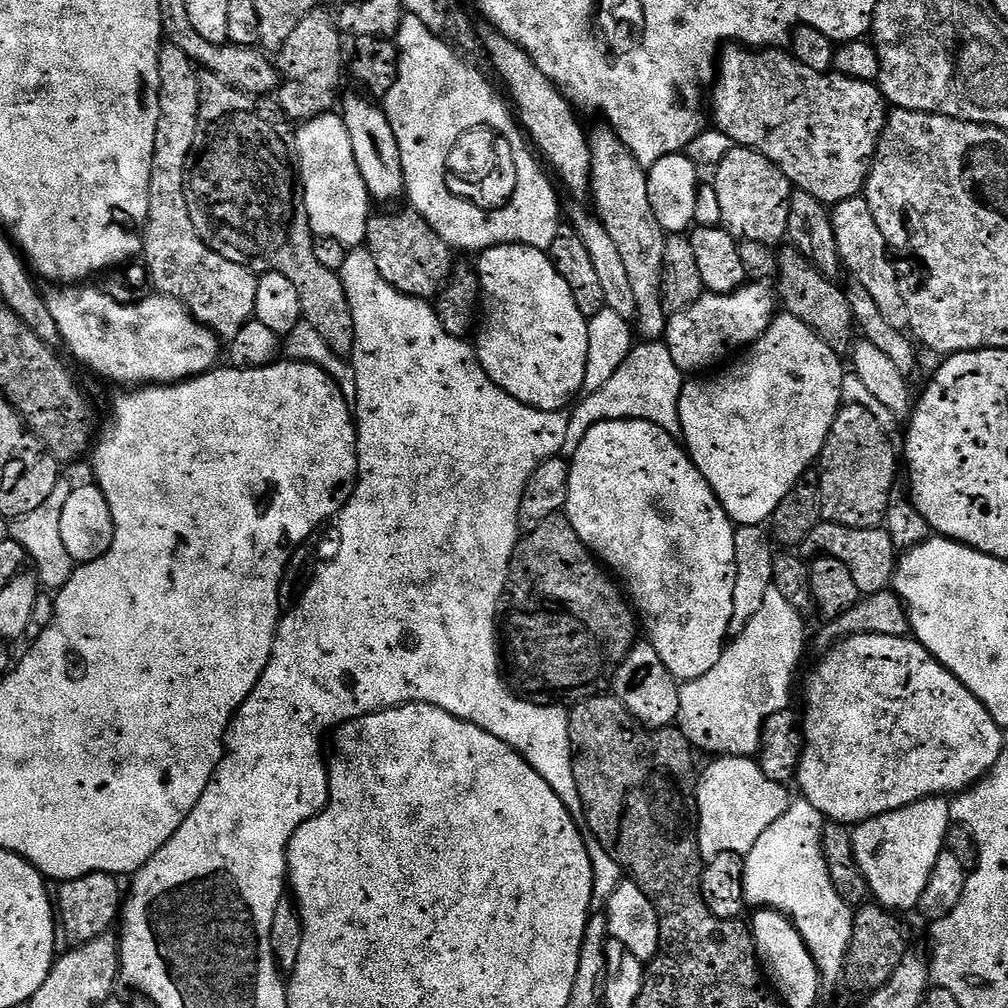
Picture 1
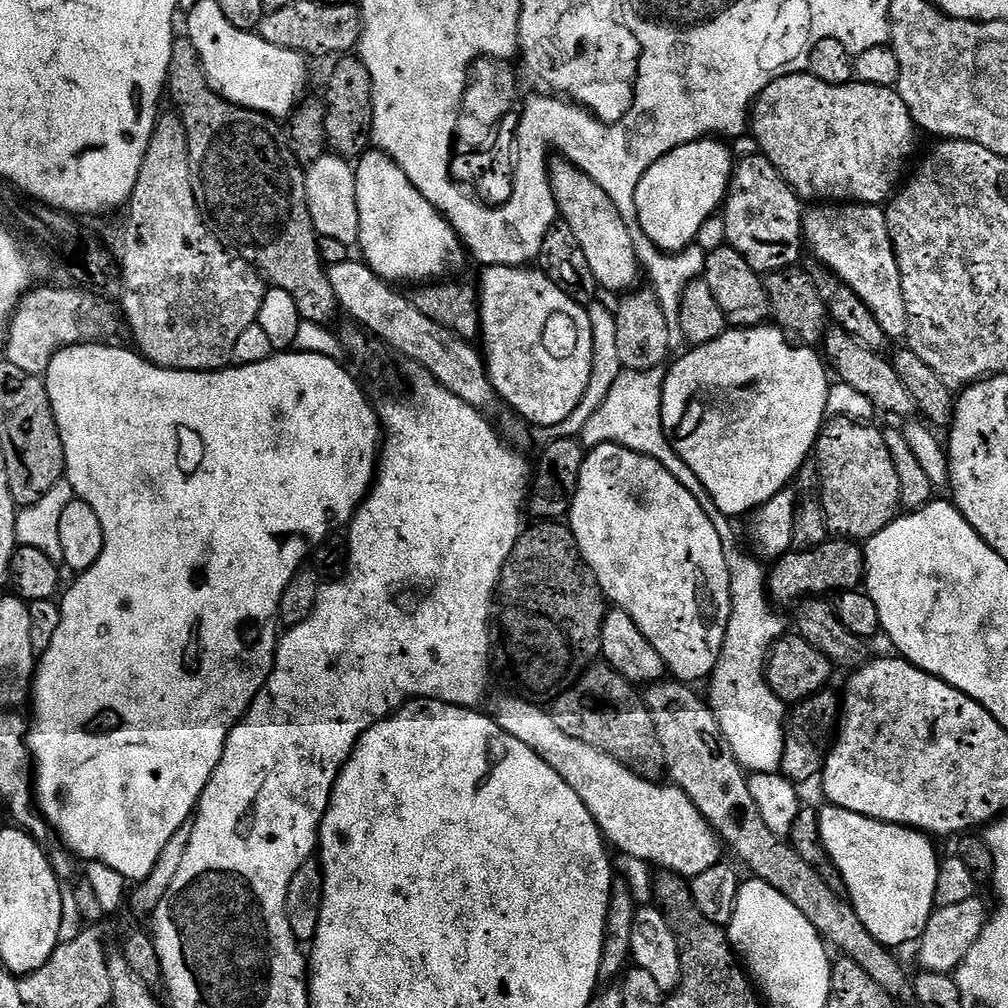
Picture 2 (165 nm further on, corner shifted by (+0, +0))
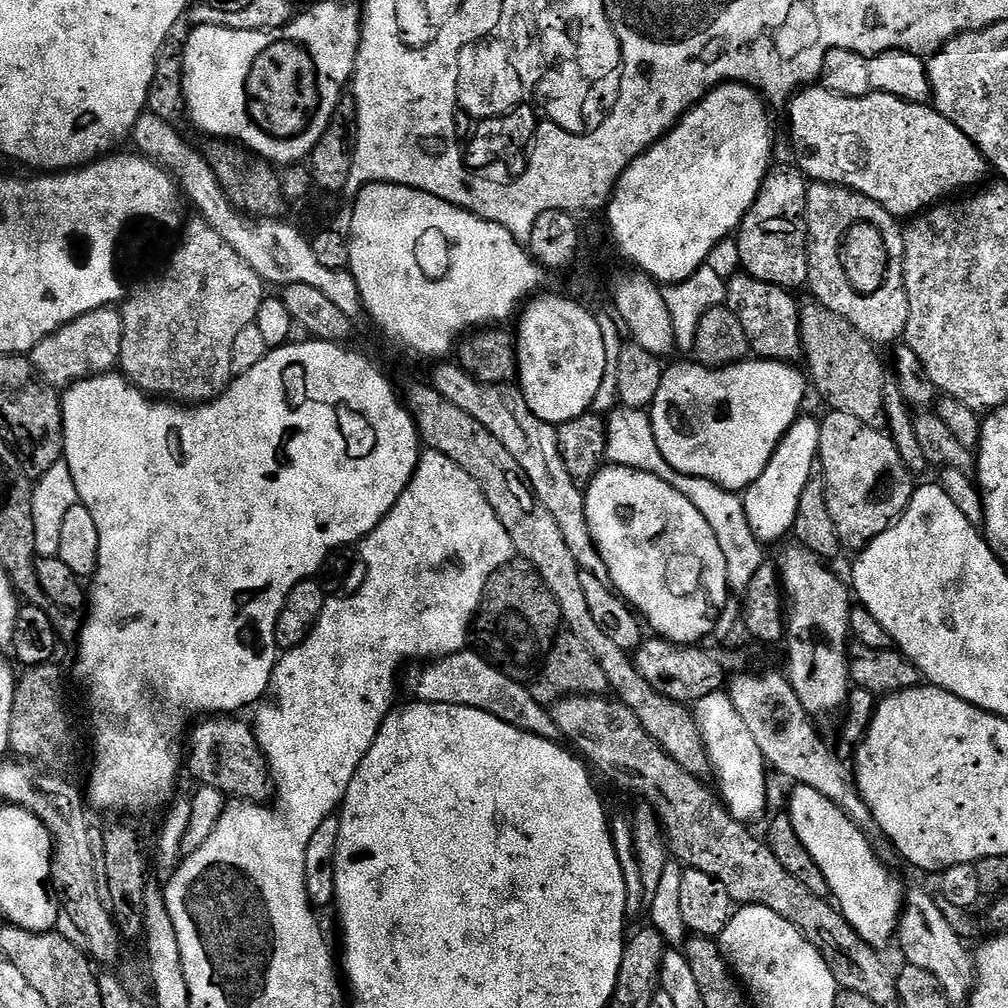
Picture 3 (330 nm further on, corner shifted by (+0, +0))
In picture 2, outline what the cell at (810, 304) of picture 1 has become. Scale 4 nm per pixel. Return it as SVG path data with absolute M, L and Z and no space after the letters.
M835 326L829 327L825 331L822 352L830 365L831 371L835 375L836 372L840 375L841 382L849 384L858 395L865 396L878 411L889 412L892 416L908 416L904 418L912 418L917 415L914 398L910 398L905 384L899 380L898 374L894 374L891 359L862 346L862 342L850 338L850 334L846 334L846 330Z

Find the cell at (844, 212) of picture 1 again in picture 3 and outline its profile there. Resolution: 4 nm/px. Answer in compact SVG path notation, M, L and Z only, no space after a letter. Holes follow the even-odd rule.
M809 183L808 194L806 198L806 222L808 223L808 282L807 287L812 288L811 299L817 304L826 306L826 310L834 310L834 314L842 314L842 318L846 318L846 322L850 322L850 326L854 326L854 330L858 330L858 334L862 334L870 341L871 344L883 346L895 345L901 339L906 330L906 322L908 321L908 311L910 310L910 302L906 294L906 282L904 281L904 234L897 217L891 216L884 207L878 202L874 202L870 198L866 198L862 194L858 194L849 188L843 188L837 184L818 184ZM856 220L870 220L866 226L874 228L874 230L882 230L886 244L890 244L892 248L892 260L896 266L896 276L890 276L888 284L884 286L884 290L872 298L858 298L850 286L846 284L846 278L840 272L842 266L842 246L846 244L846 226L850 226Z

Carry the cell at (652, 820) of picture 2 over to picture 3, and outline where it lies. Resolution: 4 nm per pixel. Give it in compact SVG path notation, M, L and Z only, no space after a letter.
M476 650L455 652L441 657L435 662L416 666L408 676L408 684L417 701L421 704L449 704L450 706L470 706L486 714L494 714L502 722L514 726L523 732L541 736L547 740L556 740L558 731L552 721L549 709L532 696L527 683L511 680L503 670L485 660Z

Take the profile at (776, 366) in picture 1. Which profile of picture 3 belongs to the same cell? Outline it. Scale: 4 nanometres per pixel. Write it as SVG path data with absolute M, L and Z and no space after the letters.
M749 358L741 360L739 364L728 364L725 368L708 368L705 364L691 362L692 364L668 364L664 370L662 386L658 386L658 394L650 406L650 415L652 418L652 429L654 430L654 442L658 442L658 450L662 450L662 458L687 476L694 478L706 478L718 486L722 486L727 492L737 494L743 493L753 482L766 470L772 455L778 450L783 436L794 426L797 419L802 416L800 407L804 404L804 384L806 388L806 376L803 371L800 372L791 363L782 360L761 360L759 358Z

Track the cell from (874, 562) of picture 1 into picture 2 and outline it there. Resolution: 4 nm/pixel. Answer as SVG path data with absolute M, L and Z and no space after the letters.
M829 538L817 548L791 550L767 569L768 595L777 605L795 605L805 598L824 598L831 594L851 592L864 583L864 550L857 541Z

